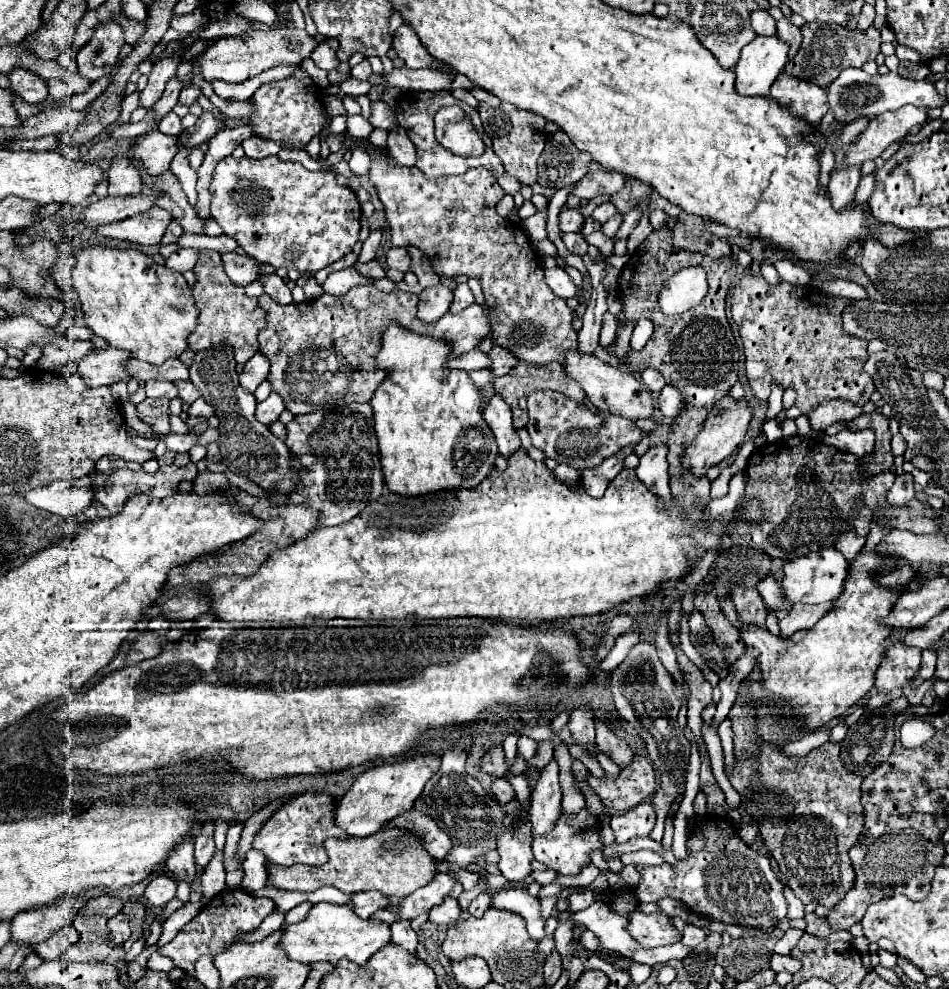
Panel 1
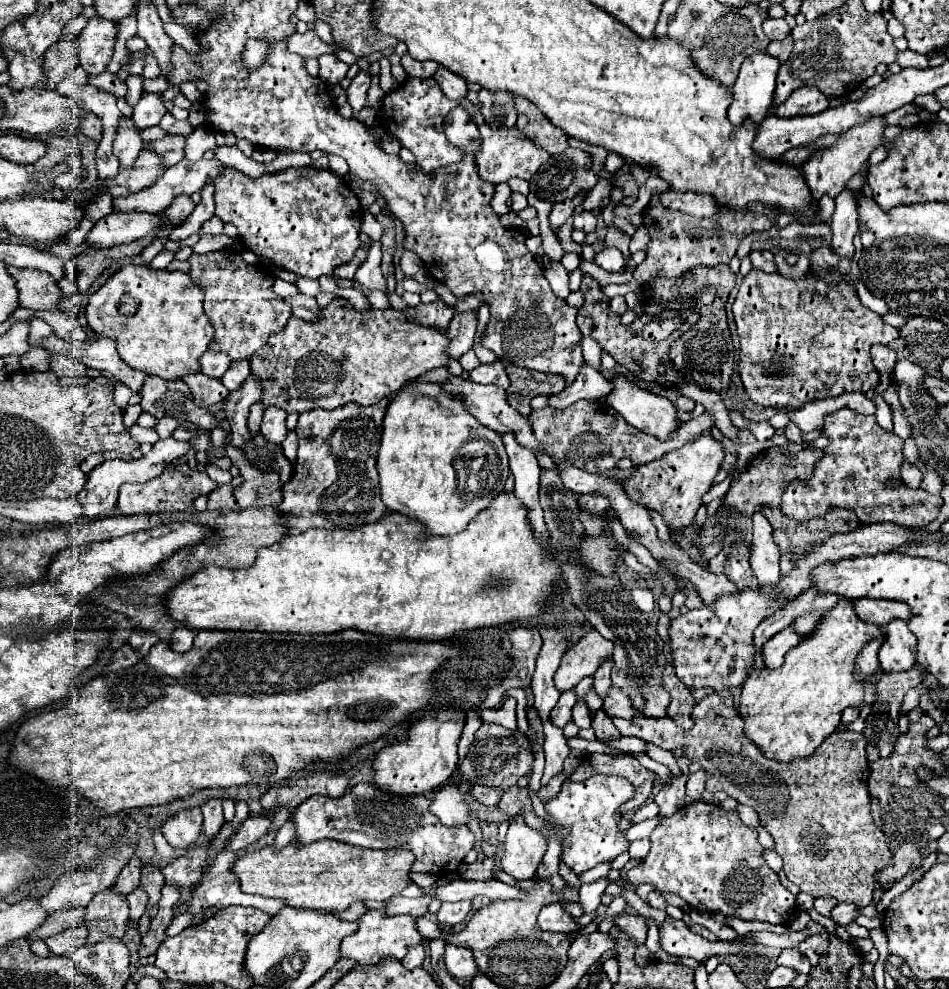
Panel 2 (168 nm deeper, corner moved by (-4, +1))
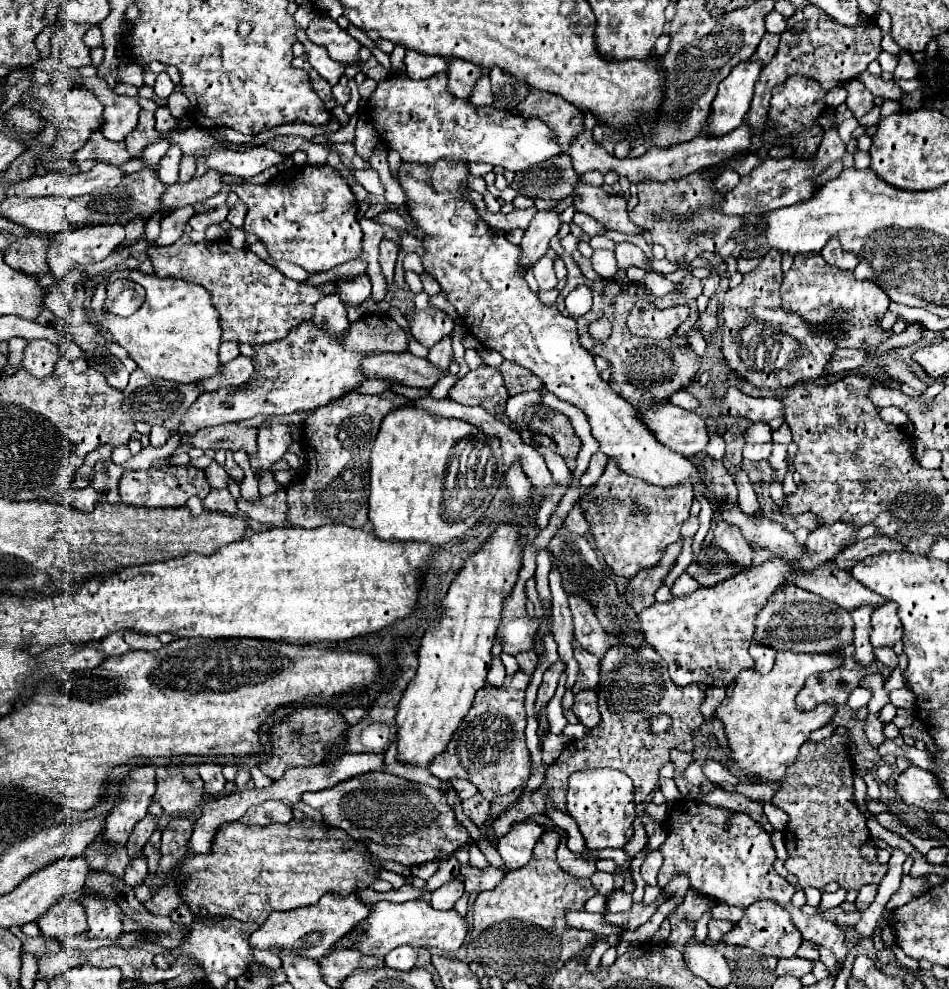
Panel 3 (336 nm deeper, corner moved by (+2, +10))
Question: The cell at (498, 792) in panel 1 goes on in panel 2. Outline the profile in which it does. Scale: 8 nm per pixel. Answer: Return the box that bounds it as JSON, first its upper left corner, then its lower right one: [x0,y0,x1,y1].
[470,785,502,805]

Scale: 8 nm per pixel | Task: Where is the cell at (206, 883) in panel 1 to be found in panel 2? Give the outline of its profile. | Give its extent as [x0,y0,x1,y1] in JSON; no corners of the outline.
[228,817,272,849]

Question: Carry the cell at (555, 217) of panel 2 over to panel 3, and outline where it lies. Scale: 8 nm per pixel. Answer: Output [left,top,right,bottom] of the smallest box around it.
[520,210,560,268]

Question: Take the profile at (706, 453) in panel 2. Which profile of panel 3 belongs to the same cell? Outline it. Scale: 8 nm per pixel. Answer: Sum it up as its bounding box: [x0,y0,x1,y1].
[580,458,694,578]

